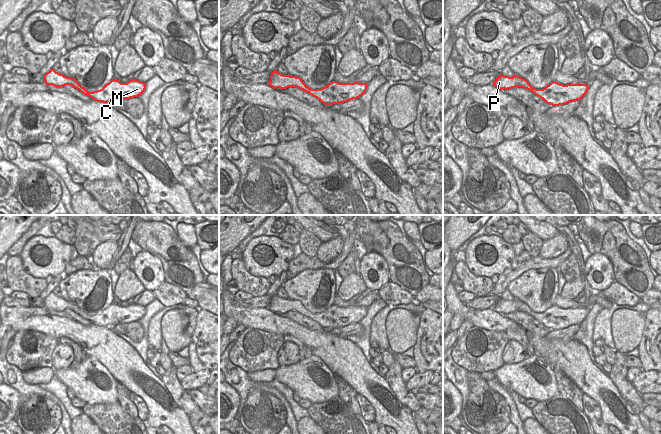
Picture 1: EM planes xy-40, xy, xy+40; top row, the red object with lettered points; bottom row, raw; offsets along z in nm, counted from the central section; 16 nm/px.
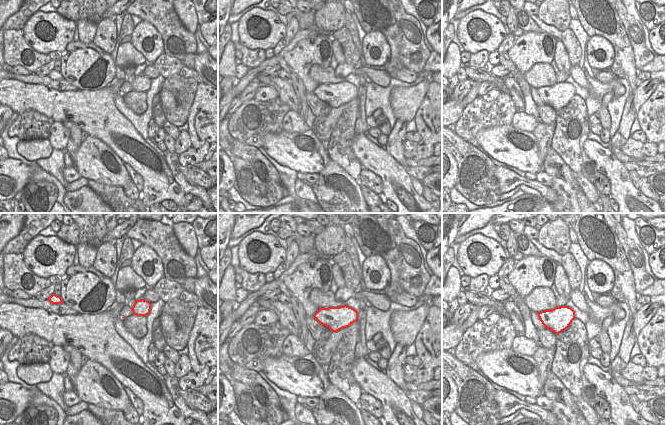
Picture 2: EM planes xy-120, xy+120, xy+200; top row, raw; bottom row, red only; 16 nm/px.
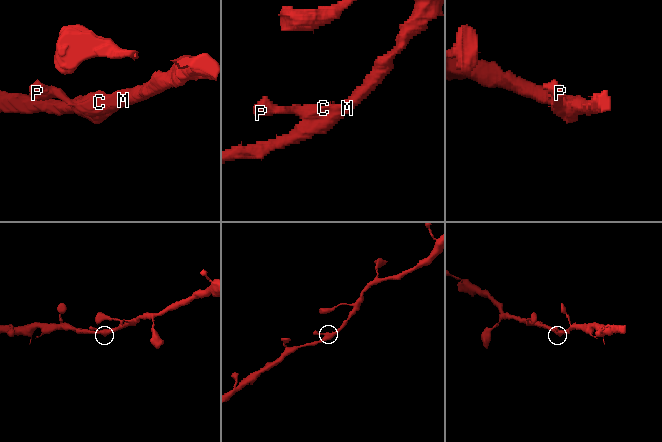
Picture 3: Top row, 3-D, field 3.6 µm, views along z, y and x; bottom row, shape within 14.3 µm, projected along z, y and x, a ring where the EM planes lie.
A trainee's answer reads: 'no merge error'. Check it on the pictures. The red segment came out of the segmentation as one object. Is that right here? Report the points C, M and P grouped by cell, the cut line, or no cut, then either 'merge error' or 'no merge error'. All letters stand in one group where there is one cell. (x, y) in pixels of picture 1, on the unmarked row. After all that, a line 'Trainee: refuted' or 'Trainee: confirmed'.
groups C M P; cut none; no merge error
Trainee: confirmed

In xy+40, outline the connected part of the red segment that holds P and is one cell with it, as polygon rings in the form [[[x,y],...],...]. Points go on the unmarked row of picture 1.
[[[501,297],[492,308],[500,314],[522,311],[531,315],[552,330],[564,329],[571,325],[580,325],[589,313],[587,308],[563,309],[556,305],[551,306],[543,313],[536,313],[533,312],[526,303],[518,299],[514,298],[512,301],[509,301]]]

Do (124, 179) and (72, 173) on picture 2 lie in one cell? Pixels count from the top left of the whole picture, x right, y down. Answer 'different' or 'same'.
different

